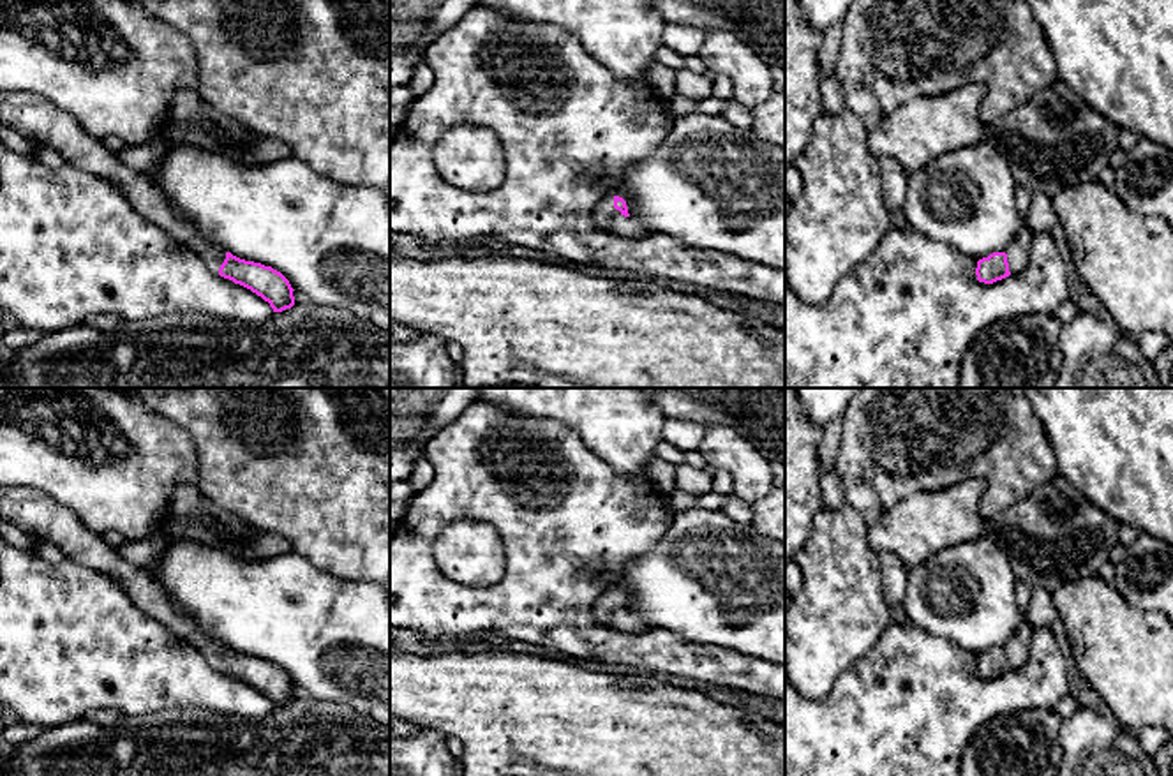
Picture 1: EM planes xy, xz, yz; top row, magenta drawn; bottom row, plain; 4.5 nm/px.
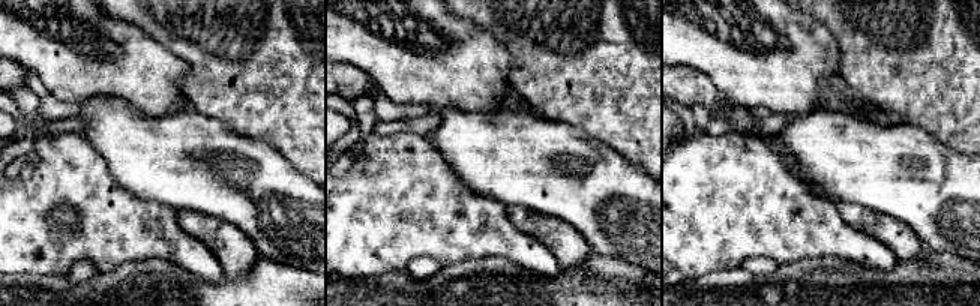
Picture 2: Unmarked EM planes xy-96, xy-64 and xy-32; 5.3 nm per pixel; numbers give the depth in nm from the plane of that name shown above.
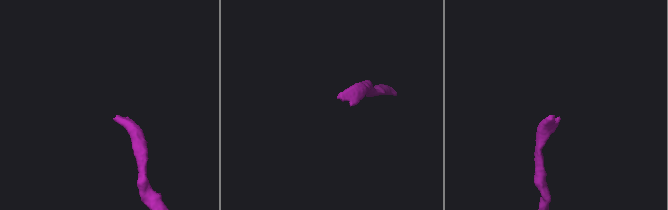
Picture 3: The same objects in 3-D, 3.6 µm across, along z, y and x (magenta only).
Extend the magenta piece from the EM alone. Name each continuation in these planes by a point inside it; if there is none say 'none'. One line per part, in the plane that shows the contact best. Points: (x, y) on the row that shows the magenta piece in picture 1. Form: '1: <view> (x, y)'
1: xz (605, 216)

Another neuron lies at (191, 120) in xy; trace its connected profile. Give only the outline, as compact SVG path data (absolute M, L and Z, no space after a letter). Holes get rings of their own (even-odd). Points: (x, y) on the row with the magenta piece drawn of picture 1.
M178 92L161 132L164 150L194 146L219 153L236 166L268 166L293 157L284 141L249 131L238 120L210 106L198 92Z

